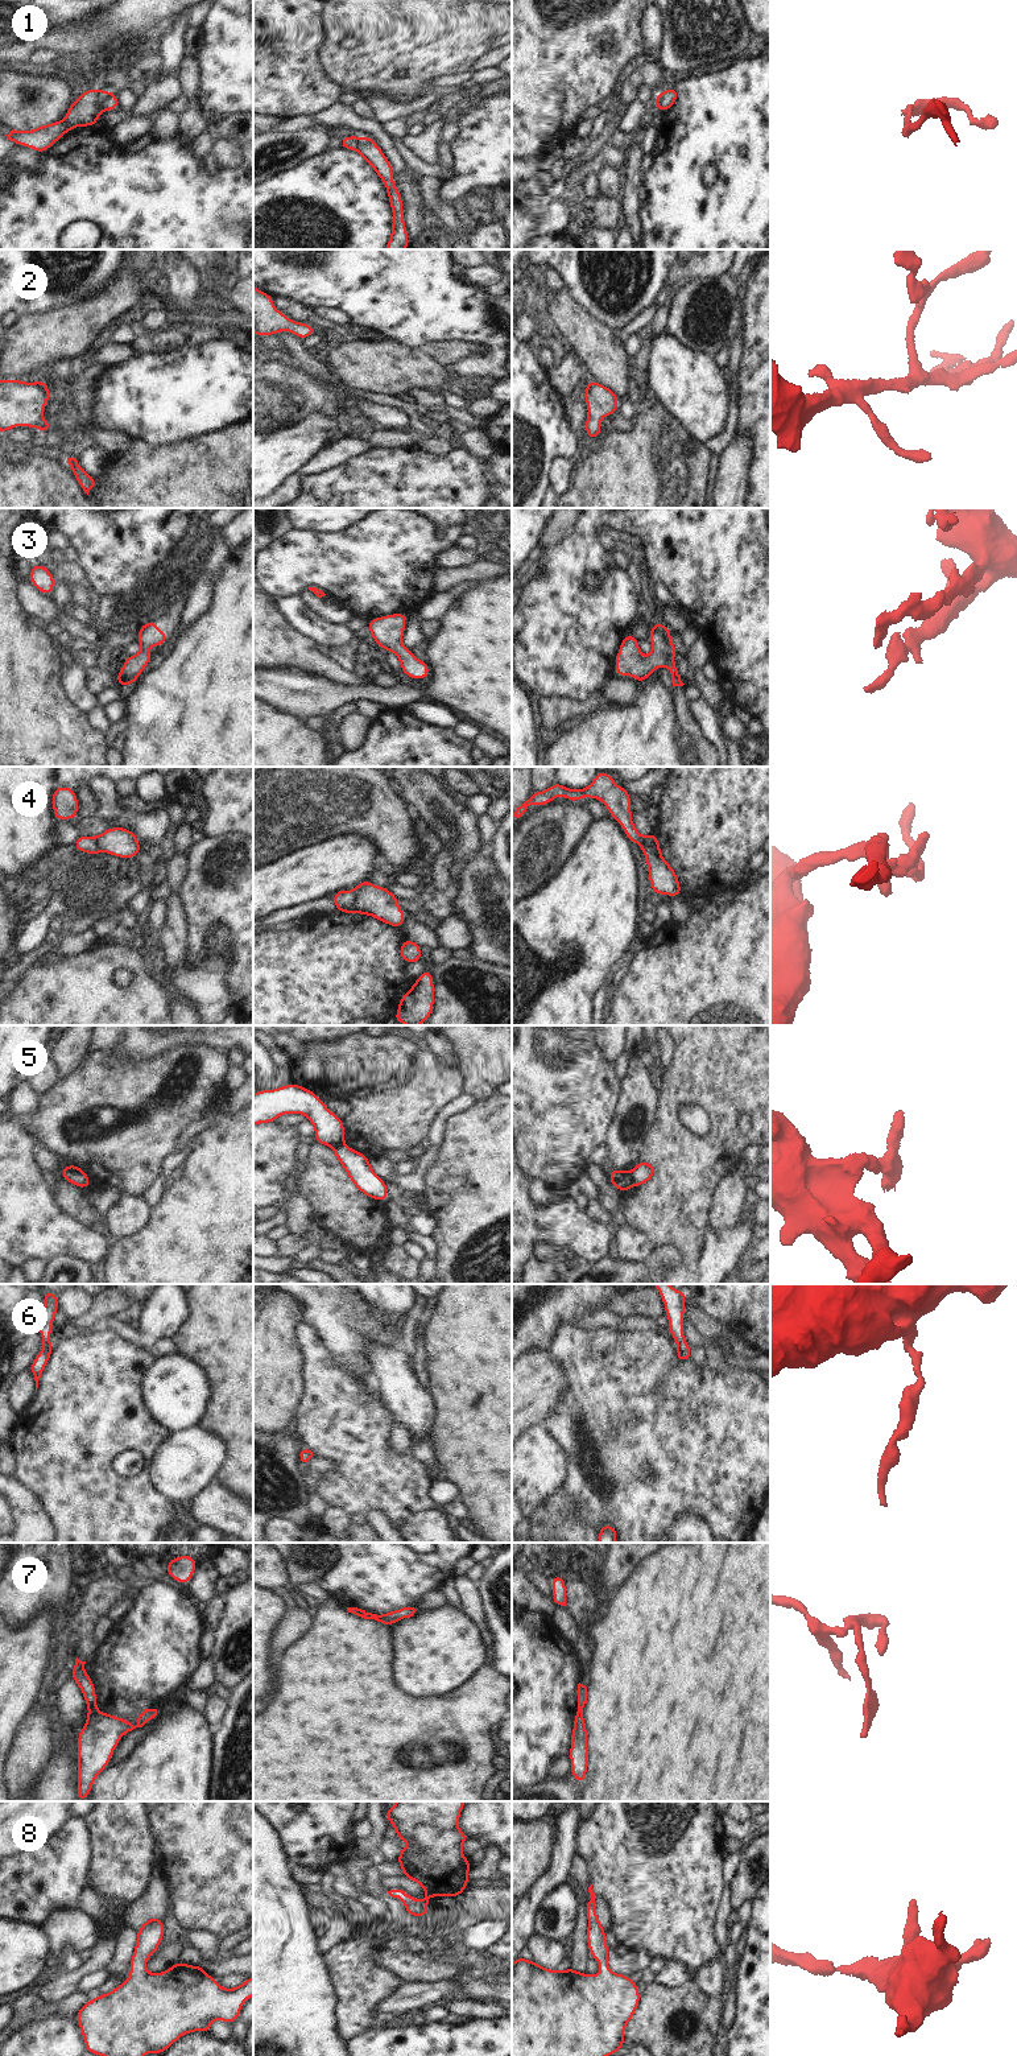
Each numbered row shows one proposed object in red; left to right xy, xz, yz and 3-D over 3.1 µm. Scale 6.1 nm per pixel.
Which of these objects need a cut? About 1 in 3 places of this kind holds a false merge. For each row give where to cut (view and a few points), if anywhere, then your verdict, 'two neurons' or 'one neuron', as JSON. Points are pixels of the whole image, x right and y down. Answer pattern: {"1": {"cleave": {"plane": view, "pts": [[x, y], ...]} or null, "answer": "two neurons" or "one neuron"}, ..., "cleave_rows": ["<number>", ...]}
{"1": {"cleave": {"plane": "xy", "pts": [[102, 90], [98, 103], [99, 111]]}, "answer": "two neurons"}, "2": {"cleave": null, "answer": "one neuron"}, "3": {"cleave": null, "answer": "one neuron"}, "4": {"cleave": {"plane": "xz", "pts": [[358, 886], [354, 912]]}, "answer": "two neurons"}, "5": {"cleave": {"plane": "yz", "pts": [[629, 1172], [632, 1185]]}, "answer": "two neurons"}, "6": {"cleave": null, "answer": "one neuron"}, "7": {"cleave": null, "answer": "one neuron"}, "8": {"cleave": null, "answer": "one neuron"}, "cleave_rows": ["1", "4", "5"]}

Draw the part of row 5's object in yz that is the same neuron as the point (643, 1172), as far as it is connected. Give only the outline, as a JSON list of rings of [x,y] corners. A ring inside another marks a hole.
[[[640,1160],[638,1164],[631,1171],[632,1186],[641,1186],[650,1181],[656,1173],[656,1167]]]

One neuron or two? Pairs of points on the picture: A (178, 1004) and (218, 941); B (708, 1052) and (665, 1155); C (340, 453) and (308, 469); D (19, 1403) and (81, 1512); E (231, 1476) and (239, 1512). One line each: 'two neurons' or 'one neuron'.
A: two neurons
B: one neuron
C: one neuron
D: two neurons
E: two neurons

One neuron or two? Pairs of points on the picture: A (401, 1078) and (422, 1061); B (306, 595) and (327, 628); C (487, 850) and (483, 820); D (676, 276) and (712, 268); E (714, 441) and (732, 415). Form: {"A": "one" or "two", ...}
{"A": "one", "B": "two", "C": "one", "D": "one", "E": "one"}

